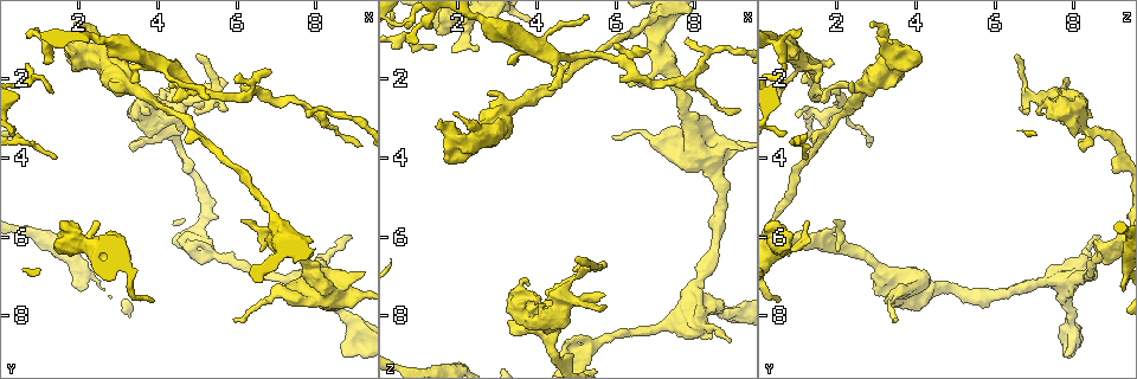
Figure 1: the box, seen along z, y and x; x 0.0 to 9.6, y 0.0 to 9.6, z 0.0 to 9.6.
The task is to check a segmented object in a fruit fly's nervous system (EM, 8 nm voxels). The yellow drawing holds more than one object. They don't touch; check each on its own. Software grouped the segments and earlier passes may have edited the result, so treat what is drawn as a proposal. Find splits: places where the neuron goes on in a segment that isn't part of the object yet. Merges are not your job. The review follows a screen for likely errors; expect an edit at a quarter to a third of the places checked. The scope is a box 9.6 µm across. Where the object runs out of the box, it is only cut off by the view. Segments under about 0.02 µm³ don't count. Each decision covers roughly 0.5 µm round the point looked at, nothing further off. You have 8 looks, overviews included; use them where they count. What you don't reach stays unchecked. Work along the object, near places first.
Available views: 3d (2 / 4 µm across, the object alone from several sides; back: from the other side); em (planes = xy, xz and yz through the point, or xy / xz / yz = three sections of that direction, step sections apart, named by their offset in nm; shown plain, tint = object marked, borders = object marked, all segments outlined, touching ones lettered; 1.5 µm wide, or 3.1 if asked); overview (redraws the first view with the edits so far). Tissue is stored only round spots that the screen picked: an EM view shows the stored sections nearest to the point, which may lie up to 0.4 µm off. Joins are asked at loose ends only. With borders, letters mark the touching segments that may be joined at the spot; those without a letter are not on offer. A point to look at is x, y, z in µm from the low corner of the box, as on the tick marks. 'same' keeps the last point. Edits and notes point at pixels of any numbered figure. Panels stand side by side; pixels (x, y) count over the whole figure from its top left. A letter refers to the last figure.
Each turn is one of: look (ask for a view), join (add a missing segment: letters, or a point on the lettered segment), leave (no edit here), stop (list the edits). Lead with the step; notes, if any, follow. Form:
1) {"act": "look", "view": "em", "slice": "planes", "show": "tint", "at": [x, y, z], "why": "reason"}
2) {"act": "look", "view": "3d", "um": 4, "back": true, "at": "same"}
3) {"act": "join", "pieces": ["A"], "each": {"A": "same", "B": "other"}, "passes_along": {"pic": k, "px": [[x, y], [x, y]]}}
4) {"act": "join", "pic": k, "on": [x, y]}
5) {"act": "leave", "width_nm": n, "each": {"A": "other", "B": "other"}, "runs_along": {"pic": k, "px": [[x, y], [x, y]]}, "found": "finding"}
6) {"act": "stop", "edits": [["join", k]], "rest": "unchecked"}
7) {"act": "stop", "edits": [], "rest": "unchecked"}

{"act": "look", "view": "3d", "um": 2, "at": [7.80, 2.80, 1.05], "why": "free end"}

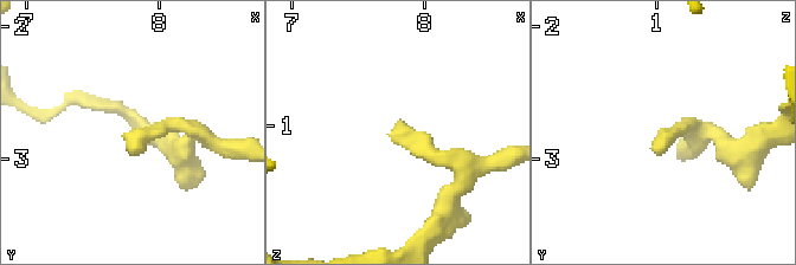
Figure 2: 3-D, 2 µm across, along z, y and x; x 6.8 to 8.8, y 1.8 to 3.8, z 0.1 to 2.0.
{"act": "look", "view": "em", "slice": "planes", "show": "borders", "at": [7.76, 2.80, 1.02], "why": "shape alone is not enough"}

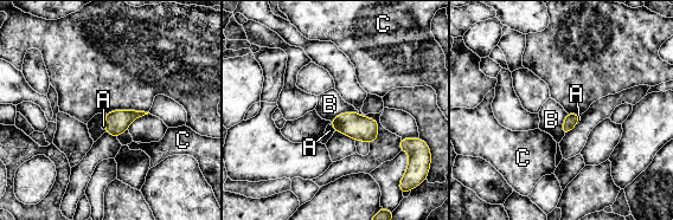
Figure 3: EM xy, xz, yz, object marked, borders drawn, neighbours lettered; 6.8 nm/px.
{"act": "leave", "width_nm": 90, "each": {"A": "other", "B": "other", "C": "other"}, "found": "none of them fits"}

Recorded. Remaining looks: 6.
{"act": "look", "view": "em", "slice": "yz", "step": 4, "show": "tint", "at": [4.45, 1.55, 1.85], "why": "free end"}

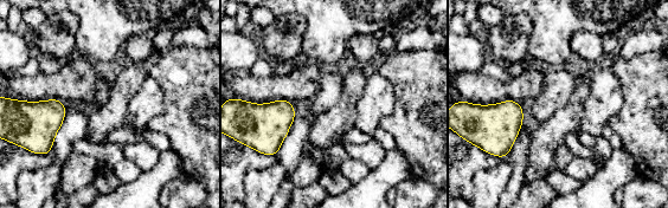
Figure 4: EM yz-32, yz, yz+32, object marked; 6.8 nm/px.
{"act": "look", "view": "em", "slice": "planes", "show": "tint", "at": "same", "why": "cut it another way"}

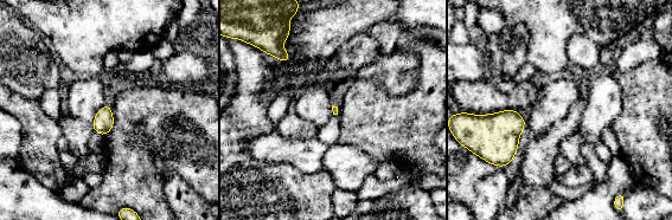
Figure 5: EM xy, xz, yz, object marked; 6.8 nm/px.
{"act": "look", "view": "em", "slice": "planes", "show": "borders", "at": "same", "why": "see the neighbours"}

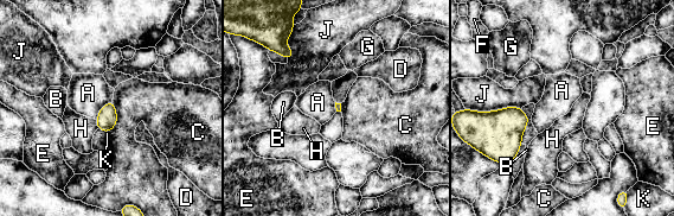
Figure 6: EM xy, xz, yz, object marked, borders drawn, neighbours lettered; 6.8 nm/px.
{"act": "leave", "each": {"A": "other", "B": "other", "C": "other", "D": "other", "E": "other", "F": "other", "G": "other", "H": "other", "J": "other", "K": "other"}, "border": {"pic": 6, "px": [[113, 100], [116, 125], [108, 133]]}, "found": "no lettered segment goes on from it"}

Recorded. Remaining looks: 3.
{"act": "look", "view": "em", "slice": "yz", "step": 8, "show": "borders", "at": [8.65, 9.00, 7.80], "why": "free end"}

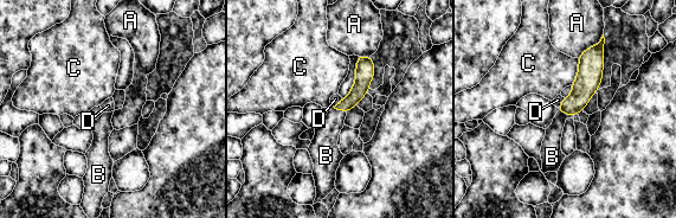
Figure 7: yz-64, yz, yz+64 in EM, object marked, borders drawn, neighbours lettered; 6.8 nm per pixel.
{"act": "join", "pieces": ["B"], "each": {"A": "other", "B": "same", "C": "other", "D": "other"}, "passes_along": {"pic": 7, "px": [[586, 83], [566, 113], [551, 146]]}, "found": "it goes on there"}

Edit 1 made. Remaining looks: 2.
{"act": "stop", "edits": [["join", 7]], "rest": "unchecked"}

